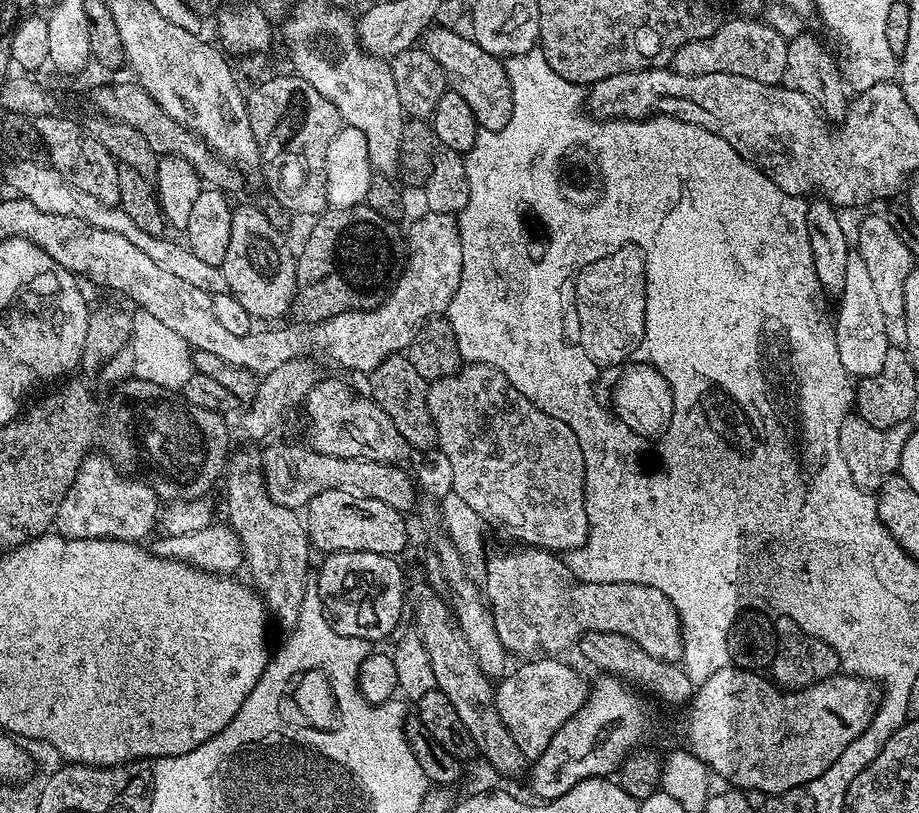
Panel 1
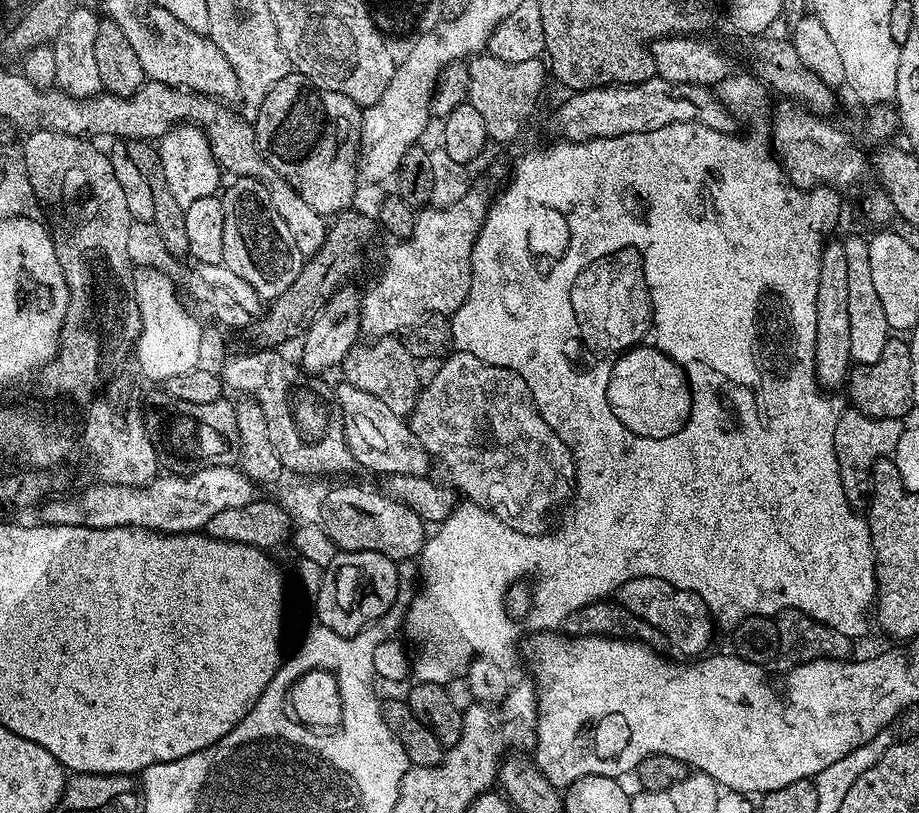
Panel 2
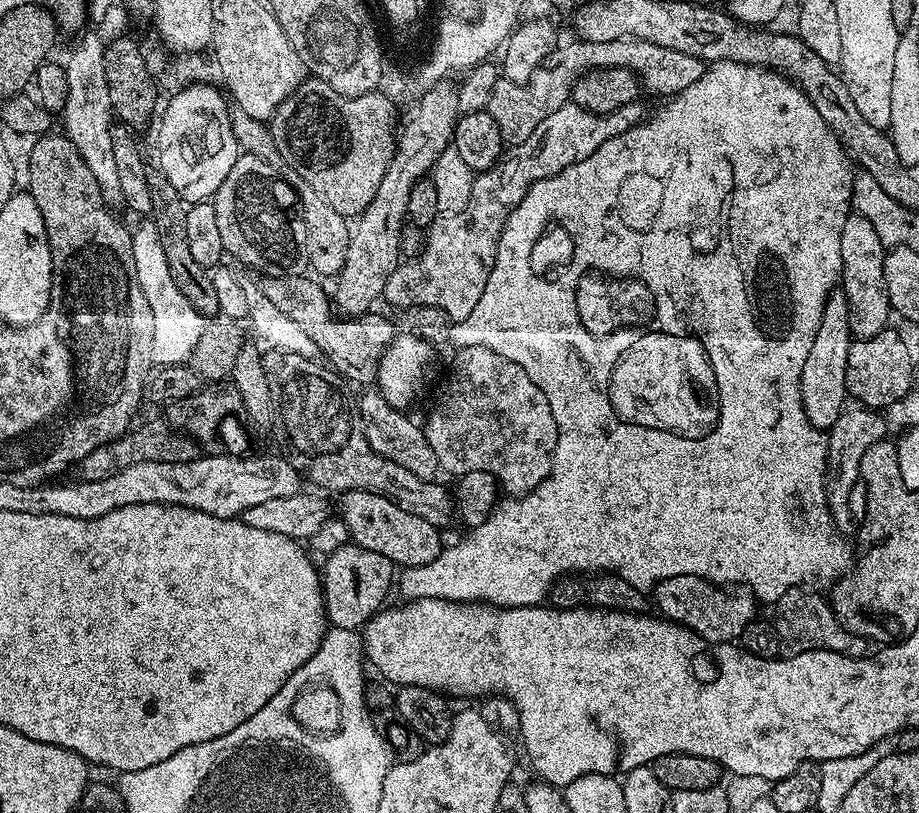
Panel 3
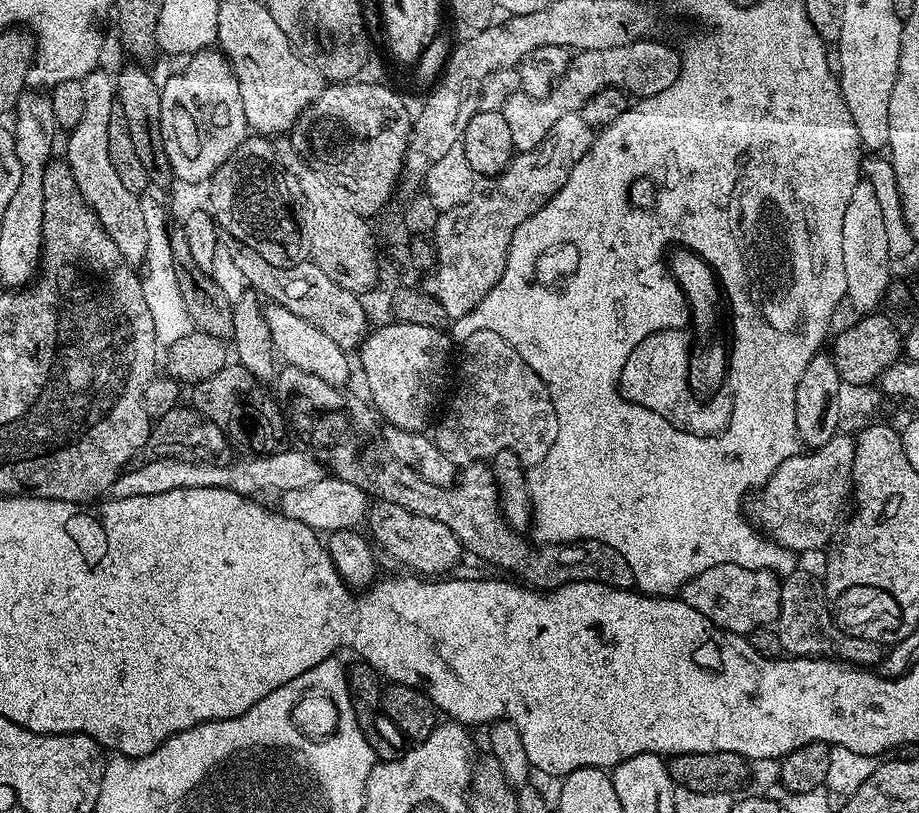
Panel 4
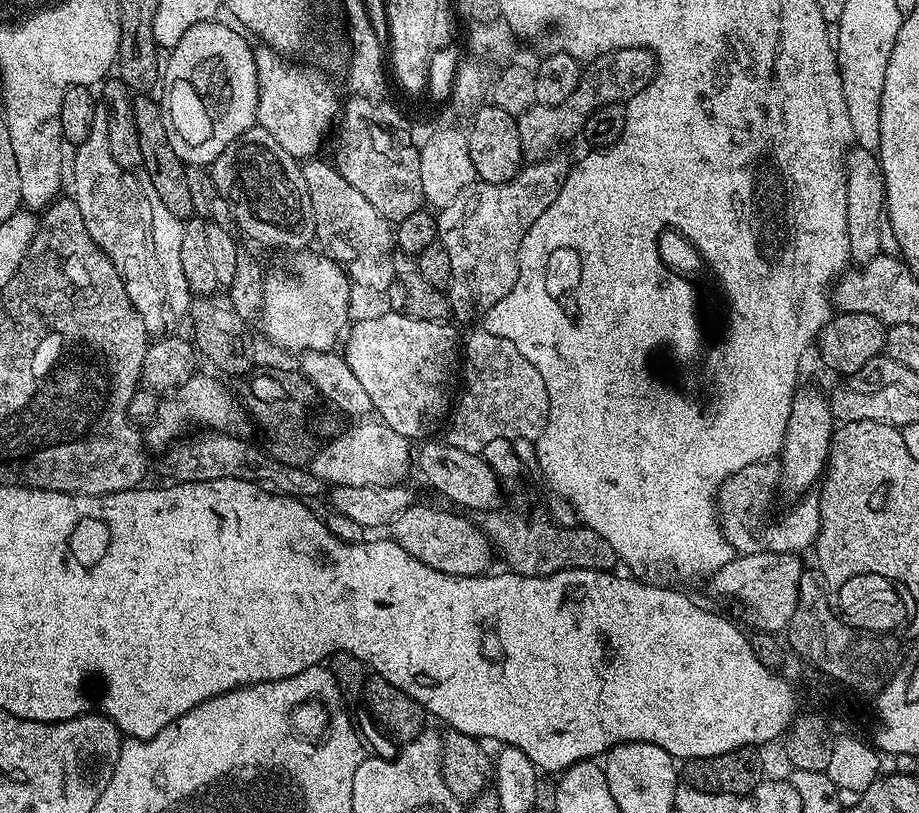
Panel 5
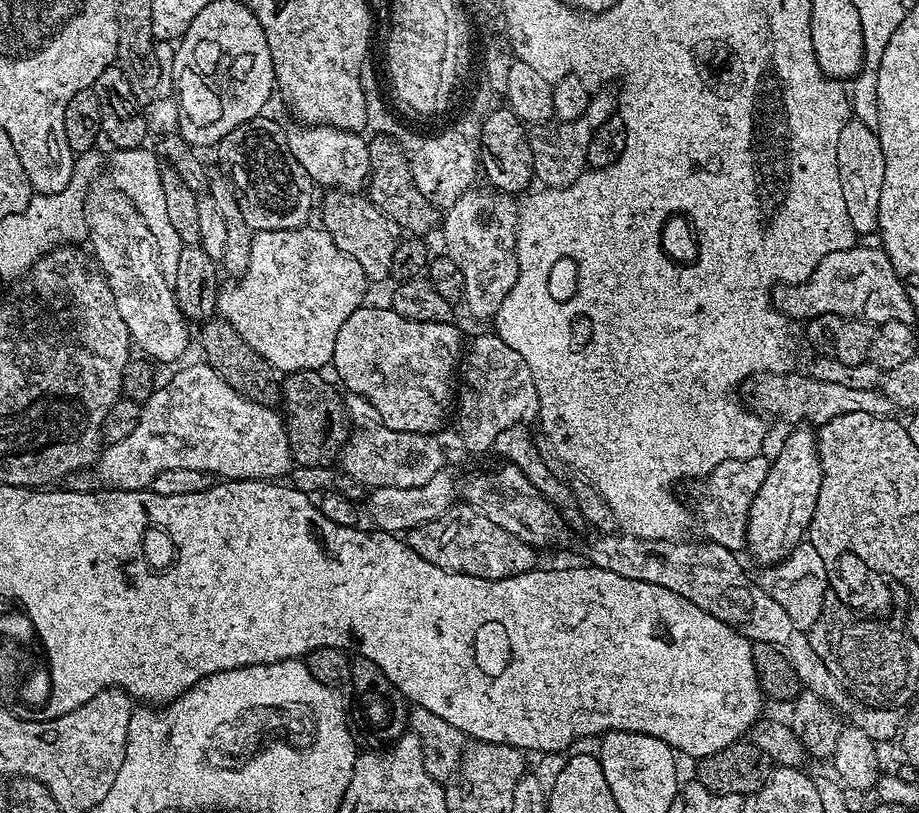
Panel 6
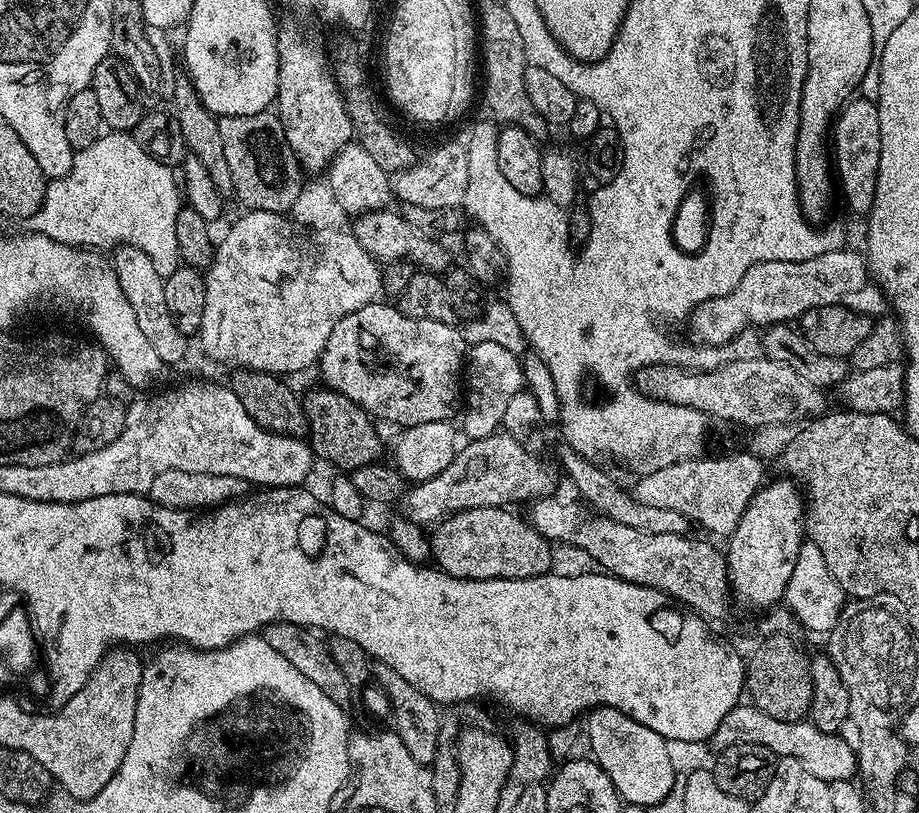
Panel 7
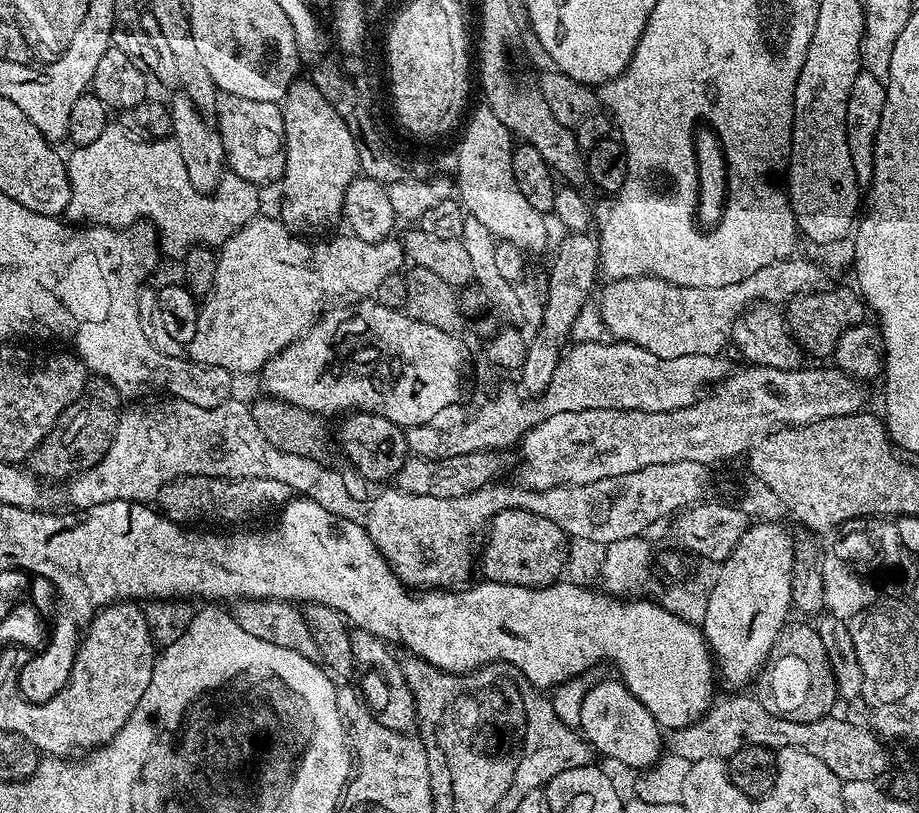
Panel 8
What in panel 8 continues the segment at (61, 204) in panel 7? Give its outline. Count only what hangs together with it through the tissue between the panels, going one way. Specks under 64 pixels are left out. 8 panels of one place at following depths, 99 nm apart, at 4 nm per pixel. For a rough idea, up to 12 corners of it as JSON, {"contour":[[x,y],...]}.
{"contour":[[108,126],[66,156],[67,219],[224,244],[262,212],[231,174],[198,191],[171,138]]}

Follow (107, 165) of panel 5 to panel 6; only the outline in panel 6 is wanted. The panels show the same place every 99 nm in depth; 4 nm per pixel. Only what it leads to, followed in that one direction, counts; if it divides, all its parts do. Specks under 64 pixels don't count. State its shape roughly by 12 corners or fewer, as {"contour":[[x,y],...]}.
{"contour":[[115,187],[84,197],[86,240],[133,345],[172,364],[185,320],[158,242]]}

